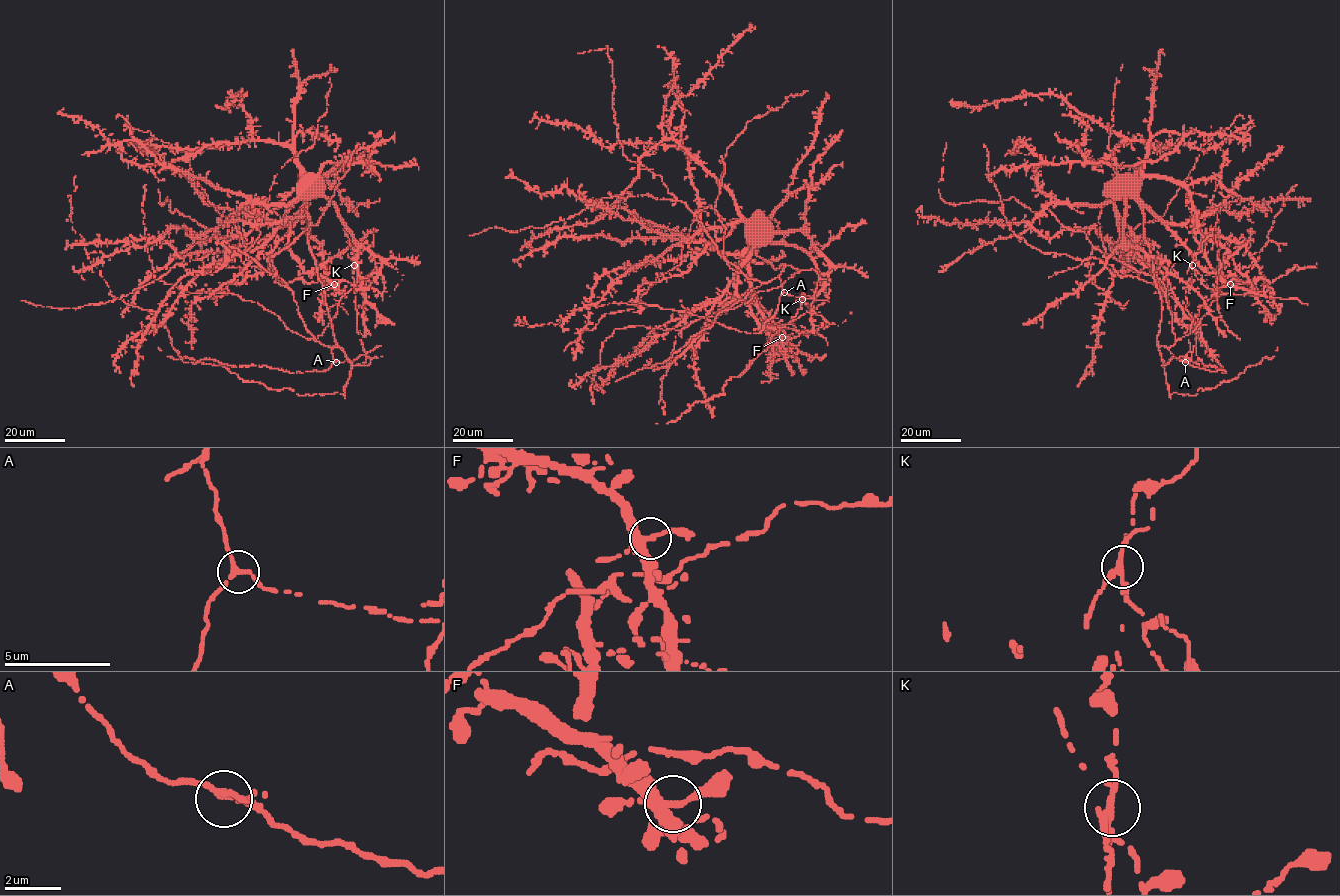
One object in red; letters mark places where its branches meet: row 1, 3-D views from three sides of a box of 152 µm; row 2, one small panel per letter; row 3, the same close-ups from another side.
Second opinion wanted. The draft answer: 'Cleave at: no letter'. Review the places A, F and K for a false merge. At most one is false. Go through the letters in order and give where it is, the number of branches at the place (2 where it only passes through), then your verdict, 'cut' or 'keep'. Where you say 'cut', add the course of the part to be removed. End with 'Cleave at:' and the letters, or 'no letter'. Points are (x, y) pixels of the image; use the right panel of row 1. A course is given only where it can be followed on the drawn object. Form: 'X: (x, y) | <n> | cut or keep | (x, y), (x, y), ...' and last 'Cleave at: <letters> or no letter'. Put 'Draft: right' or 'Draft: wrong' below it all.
A: (1185, 362) | 3 | keep
F: (1230, 284) | 4 | keep
K: (1192, 265) | 4 | cut
Cleave at: K
Draft: wrong

